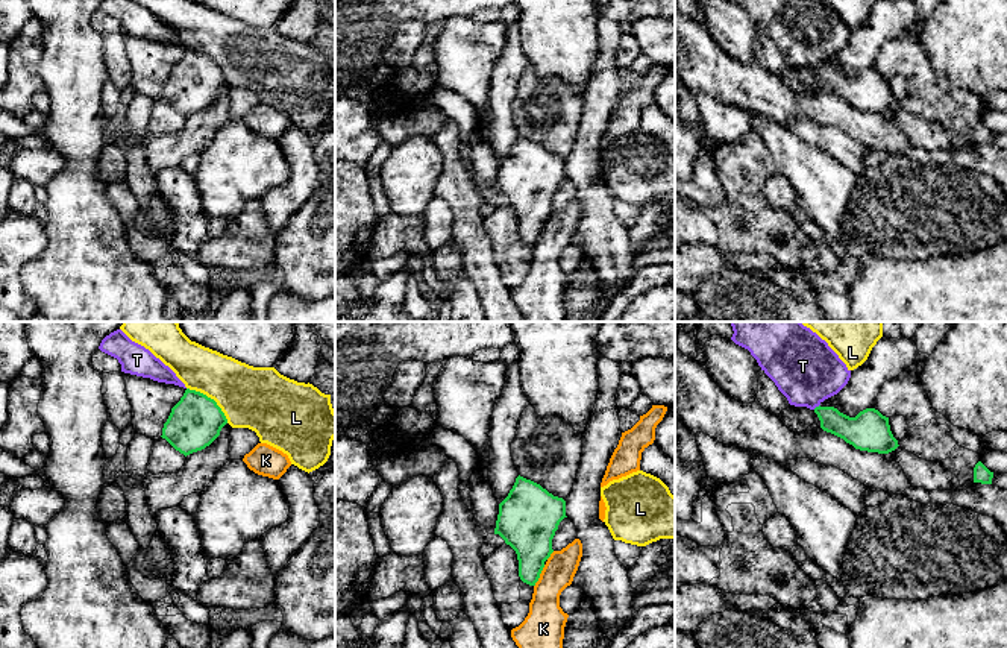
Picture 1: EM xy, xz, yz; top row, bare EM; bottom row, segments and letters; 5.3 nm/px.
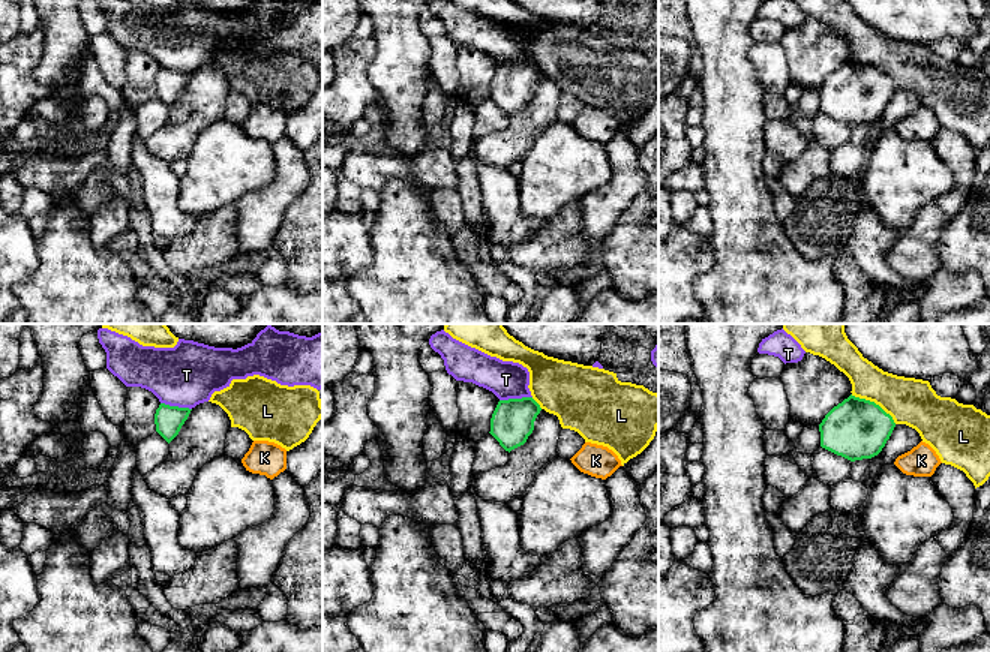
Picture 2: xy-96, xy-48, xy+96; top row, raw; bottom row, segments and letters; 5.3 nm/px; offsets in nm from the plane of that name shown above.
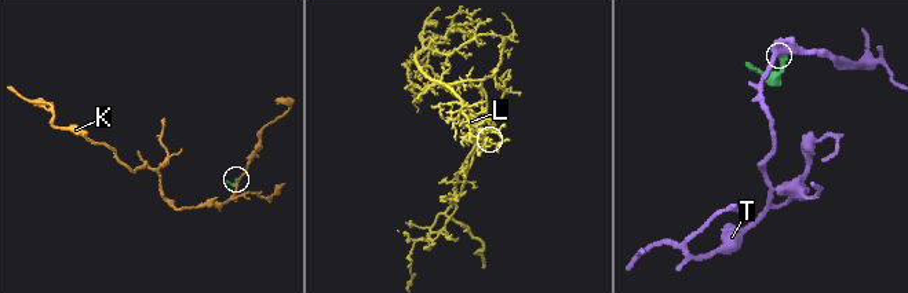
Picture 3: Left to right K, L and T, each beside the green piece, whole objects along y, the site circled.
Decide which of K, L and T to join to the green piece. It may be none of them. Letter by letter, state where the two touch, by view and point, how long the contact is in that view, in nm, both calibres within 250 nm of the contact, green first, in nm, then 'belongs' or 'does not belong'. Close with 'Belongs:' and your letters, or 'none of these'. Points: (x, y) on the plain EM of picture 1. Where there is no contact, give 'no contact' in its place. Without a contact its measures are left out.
K: xz (539, 235) | 130 nm | 260/200 nm | does not belong
L: xy (210, 58) | 300 nm | 280/340 nm | does not belong
T: yz (816, 67) | 50 nm | 150/340 nm | does not belong
Belongs: none of these

